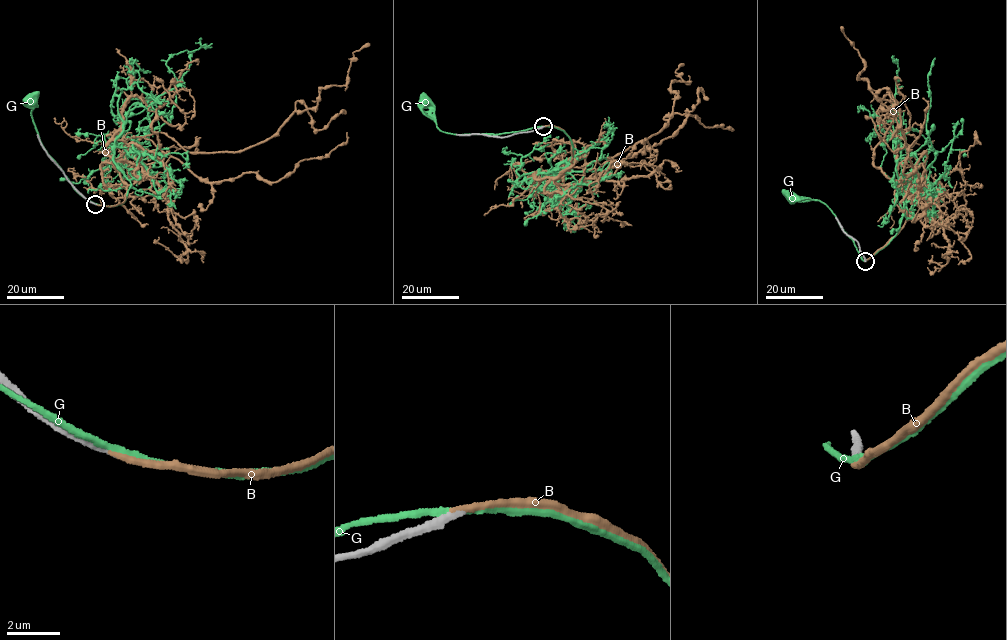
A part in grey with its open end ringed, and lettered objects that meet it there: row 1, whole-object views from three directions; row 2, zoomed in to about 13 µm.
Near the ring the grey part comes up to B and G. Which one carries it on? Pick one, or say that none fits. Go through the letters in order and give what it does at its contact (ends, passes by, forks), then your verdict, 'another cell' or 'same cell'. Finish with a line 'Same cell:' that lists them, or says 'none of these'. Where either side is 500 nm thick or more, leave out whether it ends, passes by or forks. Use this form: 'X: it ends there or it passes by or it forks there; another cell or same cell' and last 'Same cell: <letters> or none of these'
B: it ends there; same cell
G: it passes by; another cell
Same cell: B

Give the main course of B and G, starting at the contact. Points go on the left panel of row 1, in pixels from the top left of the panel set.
B: (95, 203), (124, 200), (142, 138), (247, 149), (315, 107), (323, 87), (346, 84), (353, 52), (370, 44)
G: (94, 203), (73, 186), (46, 151), (26, 101), (32, 98)

